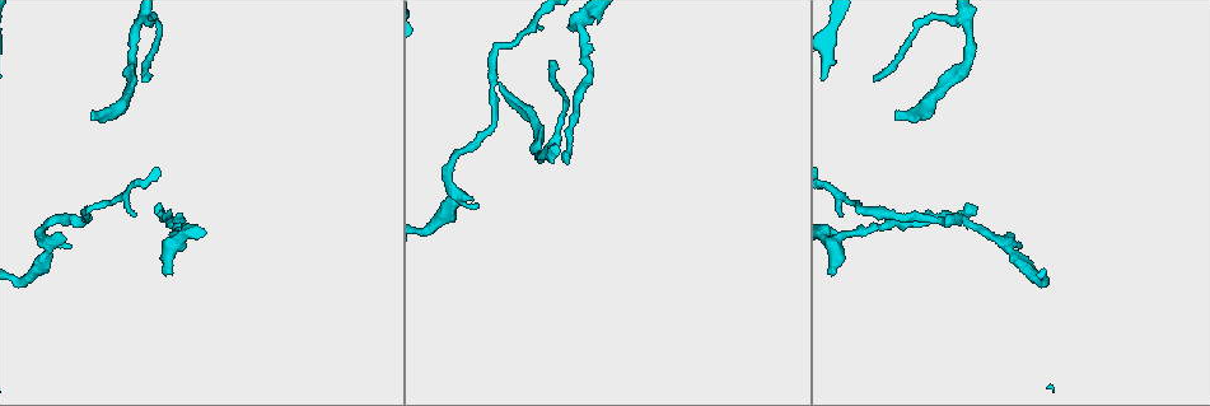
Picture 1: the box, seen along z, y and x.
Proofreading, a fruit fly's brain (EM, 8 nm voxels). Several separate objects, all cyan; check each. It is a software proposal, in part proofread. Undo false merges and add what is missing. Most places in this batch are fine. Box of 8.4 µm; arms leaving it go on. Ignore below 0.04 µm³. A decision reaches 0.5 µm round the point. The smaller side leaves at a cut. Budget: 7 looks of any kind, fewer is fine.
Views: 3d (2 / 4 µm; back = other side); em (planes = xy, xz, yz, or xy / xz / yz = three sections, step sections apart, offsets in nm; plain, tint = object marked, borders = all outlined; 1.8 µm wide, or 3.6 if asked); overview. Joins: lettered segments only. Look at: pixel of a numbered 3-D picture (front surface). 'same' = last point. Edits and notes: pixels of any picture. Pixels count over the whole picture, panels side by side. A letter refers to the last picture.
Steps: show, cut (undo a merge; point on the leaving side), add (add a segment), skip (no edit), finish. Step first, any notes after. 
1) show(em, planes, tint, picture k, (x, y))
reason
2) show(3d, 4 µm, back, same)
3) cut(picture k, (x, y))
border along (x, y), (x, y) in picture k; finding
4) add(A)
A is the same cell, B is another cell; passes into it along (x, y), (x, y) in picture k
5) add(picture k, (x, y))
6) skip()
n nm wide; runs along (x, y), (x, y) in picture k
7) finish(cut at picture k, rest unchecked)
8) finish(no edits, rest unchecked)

show(3d, 2 µm, picture 1, (92, 111))

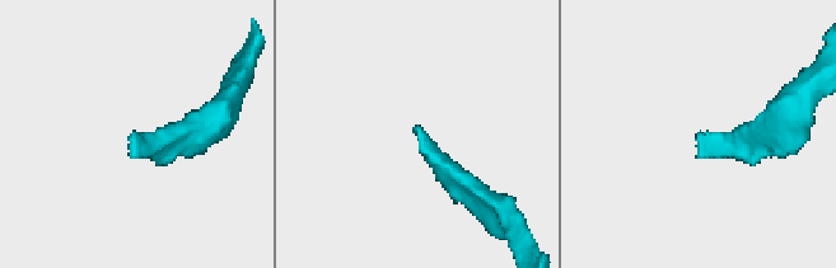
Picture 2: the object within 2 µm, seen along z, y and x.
show(em, planes, borders, picture 2, (131, 135))
now the EM

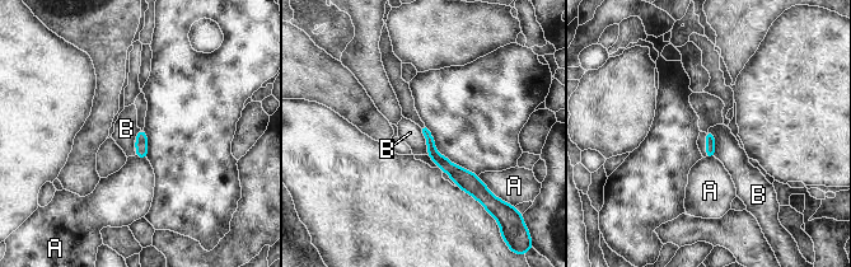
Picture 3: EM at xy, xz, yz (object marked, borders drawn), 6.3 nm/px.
skip()
A and B are other cells; runs along (428, 135), (431, 151), (472, 191) in picture 3; none of them fits

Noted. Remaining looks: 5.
show(3d, 4 µm, picture 1, (86, 209))
sharp bend

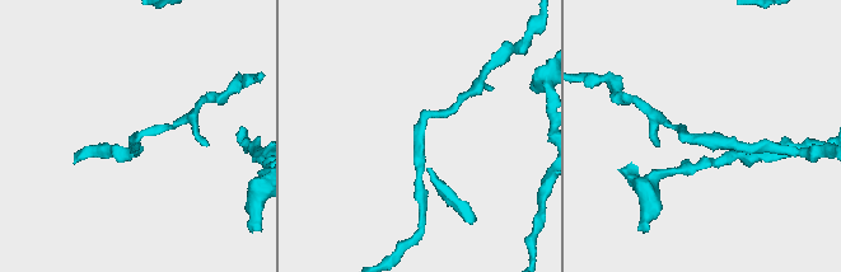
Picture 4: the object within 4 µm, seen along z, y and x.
show(em, planes, borders, picture 4, (418, 124))
now the EM

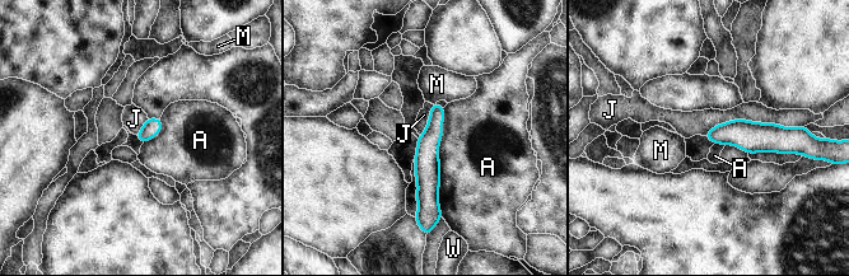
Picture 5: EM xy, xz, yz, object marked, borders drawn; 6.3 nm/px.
skip()
A, J, M and W are other cells; runs along (435, 107), (428, 143), (432, 210) in picture 5; continuous, no second cell

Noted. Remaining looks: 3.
show(em, planes, borders, picture 1, (163, 208))
an open end

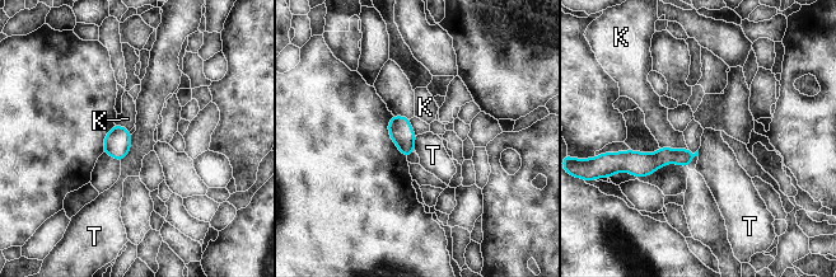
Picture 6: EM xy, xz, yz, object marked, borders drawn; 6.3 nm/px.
skip()
K and T are other cells; border along (131, 135), (130, 150), (121, 162) in picture 6; no lettered segment goes on from it

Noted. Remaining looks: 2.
finish(no edits, rest unchecked)

